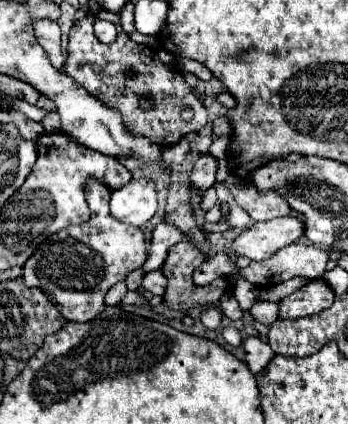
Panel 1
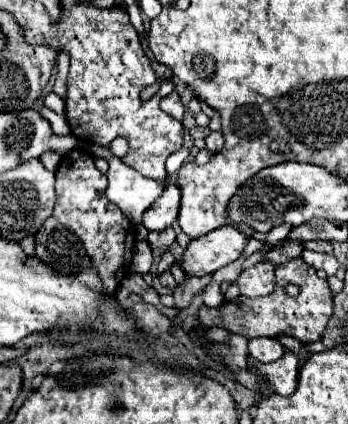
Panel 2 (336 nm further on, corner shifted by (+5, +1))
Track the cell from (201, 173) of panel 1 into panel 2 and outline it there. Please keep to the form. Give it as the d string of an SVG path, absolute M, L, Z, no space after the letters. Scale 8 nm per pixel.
M170 183L162 197L144 213L144 227L148 231L162 231L166 227L170 227L176 217L178 217L178 209L180 209L180 199L182 199L182 193L180 193L180 187L176 183Z

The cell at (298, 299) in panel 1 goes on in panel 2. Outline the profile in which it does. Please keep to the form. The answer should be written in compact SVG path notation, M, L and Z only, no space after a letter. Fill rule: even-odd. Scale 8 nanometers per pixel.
M292 259L276 267L276 287L270 295L248 299L236 297L232 301L224 301L220 307L202 307L198 311L202 327L224 327L230 333L244 335L246 339L252 337L278 337L278 335L292 335L302 343L314 343L322 337L330 317L332 317L332 291L326 279L316 275L316 269L304 265L304 261ZM286 285L298 285L300 293L290 297L286 293Z

